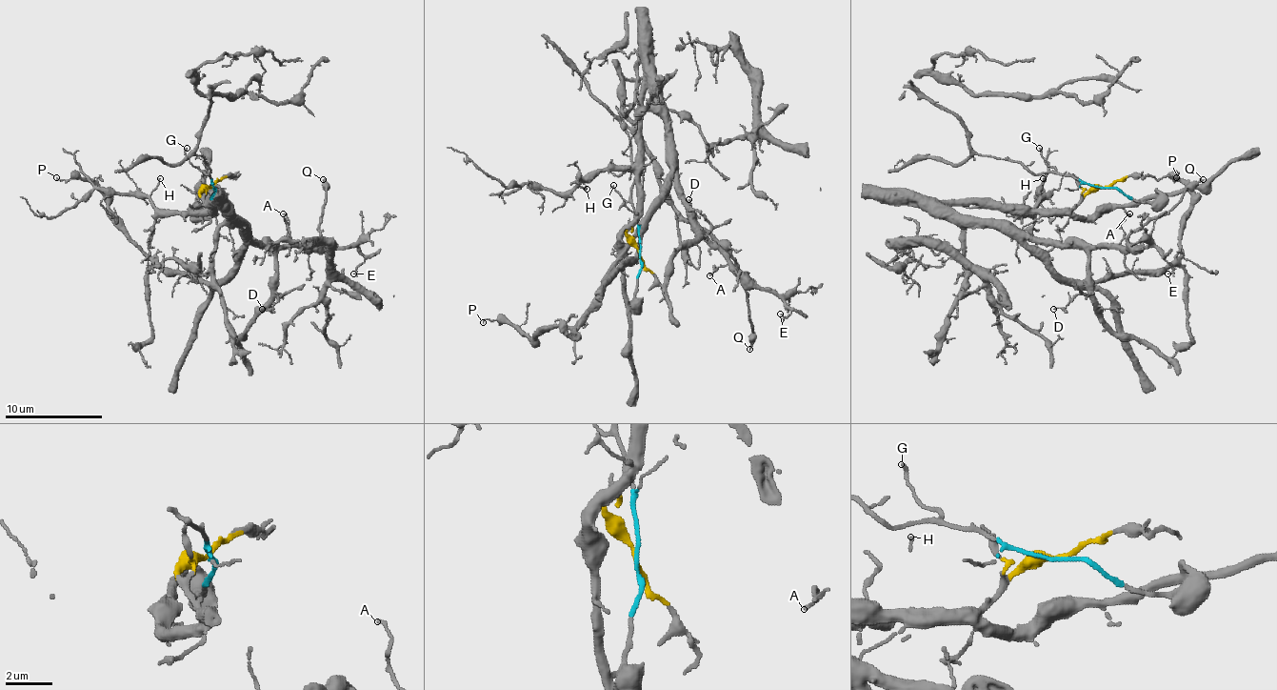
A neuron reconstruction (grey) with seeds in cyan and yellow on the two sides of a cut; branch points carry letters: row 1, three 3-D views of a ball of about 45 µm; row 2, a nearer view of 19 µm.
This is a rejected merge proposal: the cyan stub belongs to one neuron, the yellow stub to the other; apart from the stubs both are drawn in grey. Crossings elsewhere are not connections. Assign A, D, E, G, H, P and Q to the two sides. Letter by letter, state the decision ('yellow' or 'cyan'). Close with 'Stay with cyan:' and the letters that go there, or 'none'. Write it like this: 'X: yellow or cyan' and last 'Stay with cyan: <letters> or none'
A: yellow
D: yellow
E: yellow
G: cyan
H: yellow
P: yellow
Q: yellow
Stay with cyan: G

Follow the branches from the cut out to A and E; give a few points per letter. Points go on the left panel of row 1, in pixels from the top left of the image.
A: (211, 186), (199, 193), (255, 242), (302, 245), (289, 237), (289, 220), (282, 213)
E: (211, 186), (199, 193), (211, 208), (214, 203), (260, 242), (355, 247), (365, 259), (352, 273)

